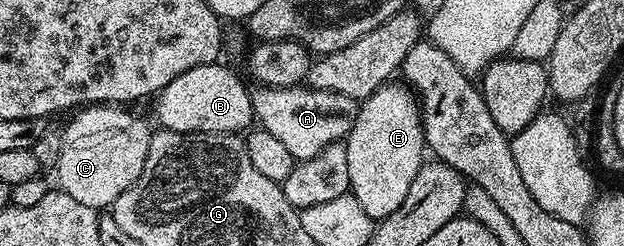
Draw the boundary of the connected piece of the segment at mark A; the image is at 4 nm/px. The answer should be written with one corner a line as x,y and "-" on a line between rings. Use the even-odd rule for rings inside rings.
260,85
252,91
252,114
263,130
270,132
296,158
309,159
326,145
346,140
355,123
357,100
342,93
320,91
316,87
269,87

